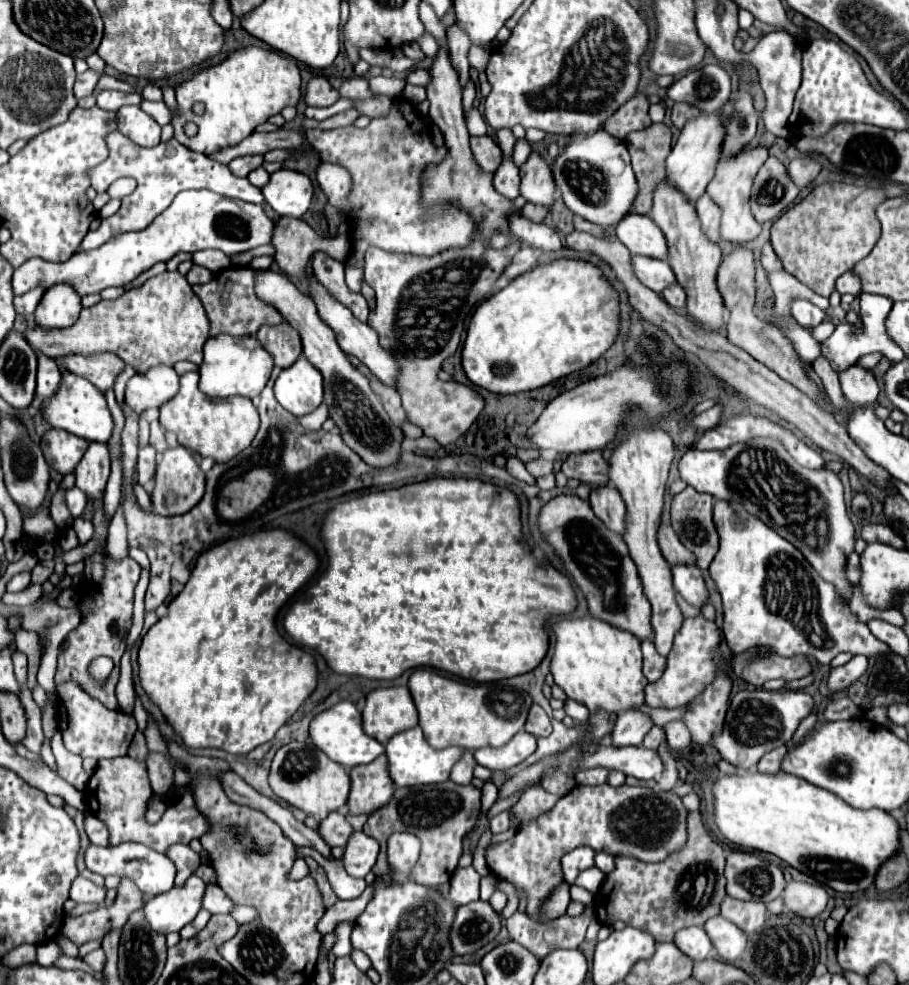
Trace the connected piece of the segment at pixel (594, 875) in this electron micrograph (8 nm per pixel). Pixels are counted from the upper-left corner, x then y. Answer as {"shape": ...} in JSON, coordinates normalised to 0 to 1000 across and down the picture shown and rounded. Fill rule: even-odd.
{"shape":[[[650,880],[650,882],[639,884],[639,888],[633,892],[633,898],[637,898],[637,901],[646,903],[648,907],[655,907],[655,905],[659,903],[659,898],[661,898],[663,890],[666,890],[666,888],[663,888],[657,880]]]}

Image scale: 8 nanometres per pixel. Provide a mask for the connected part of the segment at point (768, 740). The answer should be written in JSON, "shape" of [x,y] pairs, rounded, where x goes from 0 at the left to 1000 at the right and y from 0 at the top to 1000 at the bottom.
{"shape":[[[820,699],[813,702],[802,716],[795,742],[784,748],[787,760],[798,773],[809,779],[826,781],[833,773],[848,760],[866,756],[877,742],[881,730],[886,730],[894,720],[894,708],[883,702],[844,702],[844,699]]]}

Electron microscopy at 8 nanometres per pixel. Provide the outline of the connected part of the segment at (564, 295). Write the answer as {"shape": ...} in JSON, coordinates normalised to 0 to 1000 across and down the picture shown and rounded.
{"shape":[[[613,263],[564,283],[520,318],[507,356],[514,385],[540,399],[586,397],[644,375],[661,362],[681,336],[681,304],[661,275],[644,265]]]}

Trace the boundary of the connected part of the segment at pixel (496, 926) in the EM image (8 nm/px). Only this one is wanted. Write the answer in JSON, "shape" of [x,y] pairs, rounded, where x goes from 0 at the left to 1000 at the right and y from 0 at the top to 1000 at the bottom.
{"shape":[[[520,915],[503,923],[494,957],[501,970],[520,970],[542,957],[551,943],[551,933],[538,917]]]}

